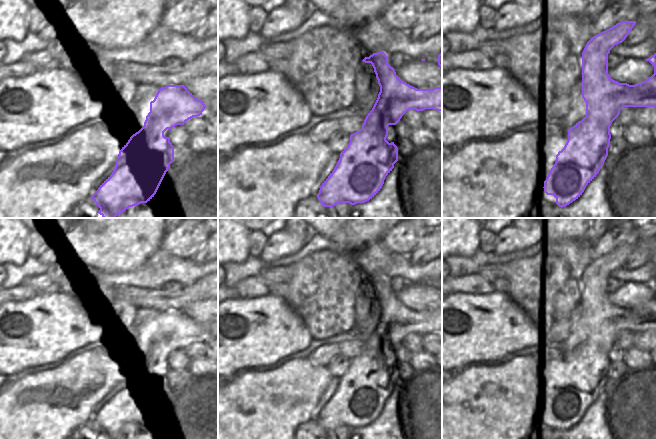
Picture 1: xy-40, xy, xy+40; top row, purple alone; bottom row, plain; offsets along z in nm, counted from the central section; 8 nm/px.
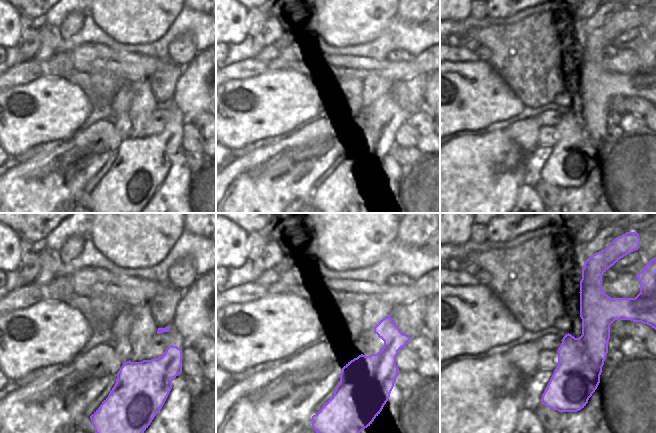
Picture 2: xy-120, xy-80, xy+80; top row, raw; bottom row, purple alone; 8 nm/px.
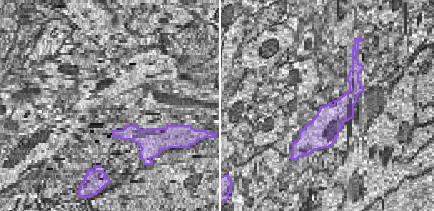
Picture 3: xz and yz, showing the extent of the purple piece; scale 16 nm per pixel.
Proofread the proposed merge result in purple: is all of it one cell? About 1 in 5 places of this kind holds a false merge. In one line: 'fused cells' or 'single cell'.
single cell

